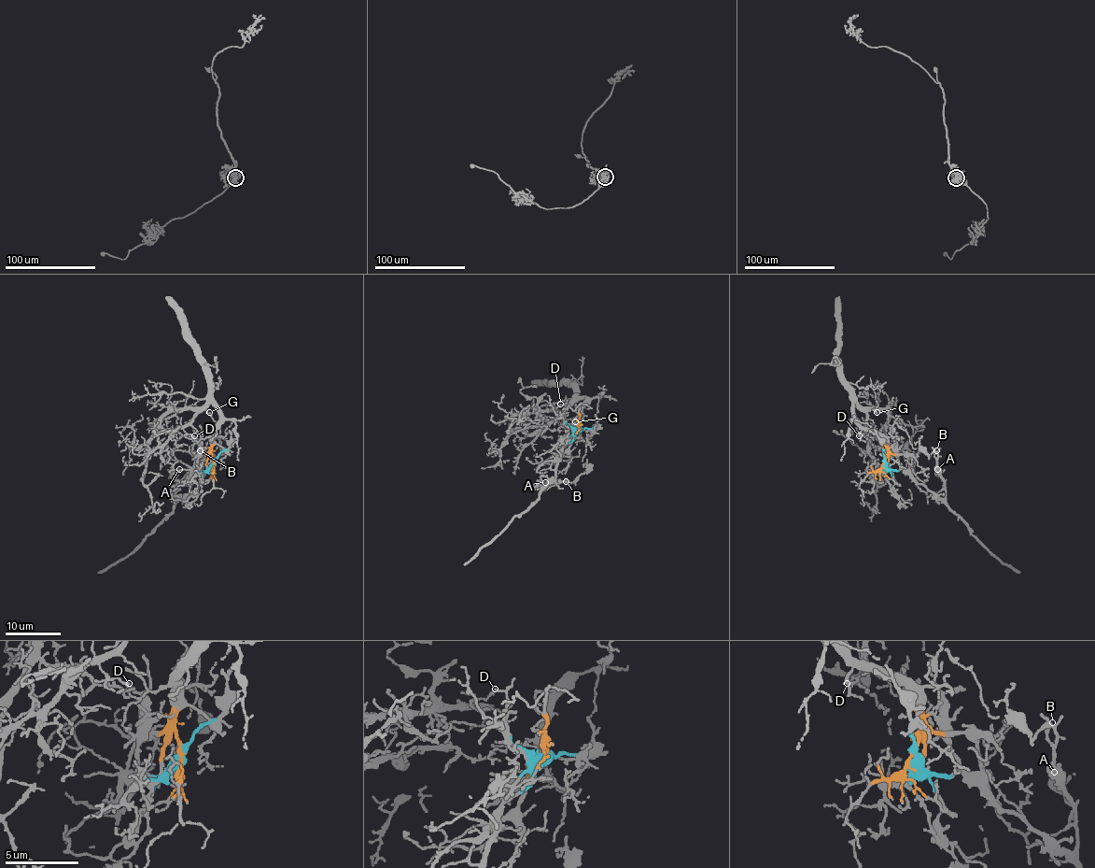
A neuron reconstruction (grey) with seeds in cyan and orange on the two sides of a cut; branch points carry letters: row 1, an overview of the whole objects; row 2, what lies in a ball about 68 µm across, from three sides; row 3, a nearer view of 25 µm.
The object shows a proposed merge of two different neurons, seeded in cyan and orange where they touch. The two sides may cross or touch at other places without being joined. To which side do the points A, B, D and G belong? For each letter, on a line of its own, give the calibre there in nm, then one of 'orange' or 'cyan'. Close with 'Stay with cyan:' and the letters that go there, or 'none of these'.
A: calibre 240 nm; cyan
B: calibre 140 nm; cyan
D: calibre 140 nm; orange
G: calibre 150 nm; orange
Stay with cyan: A, B

